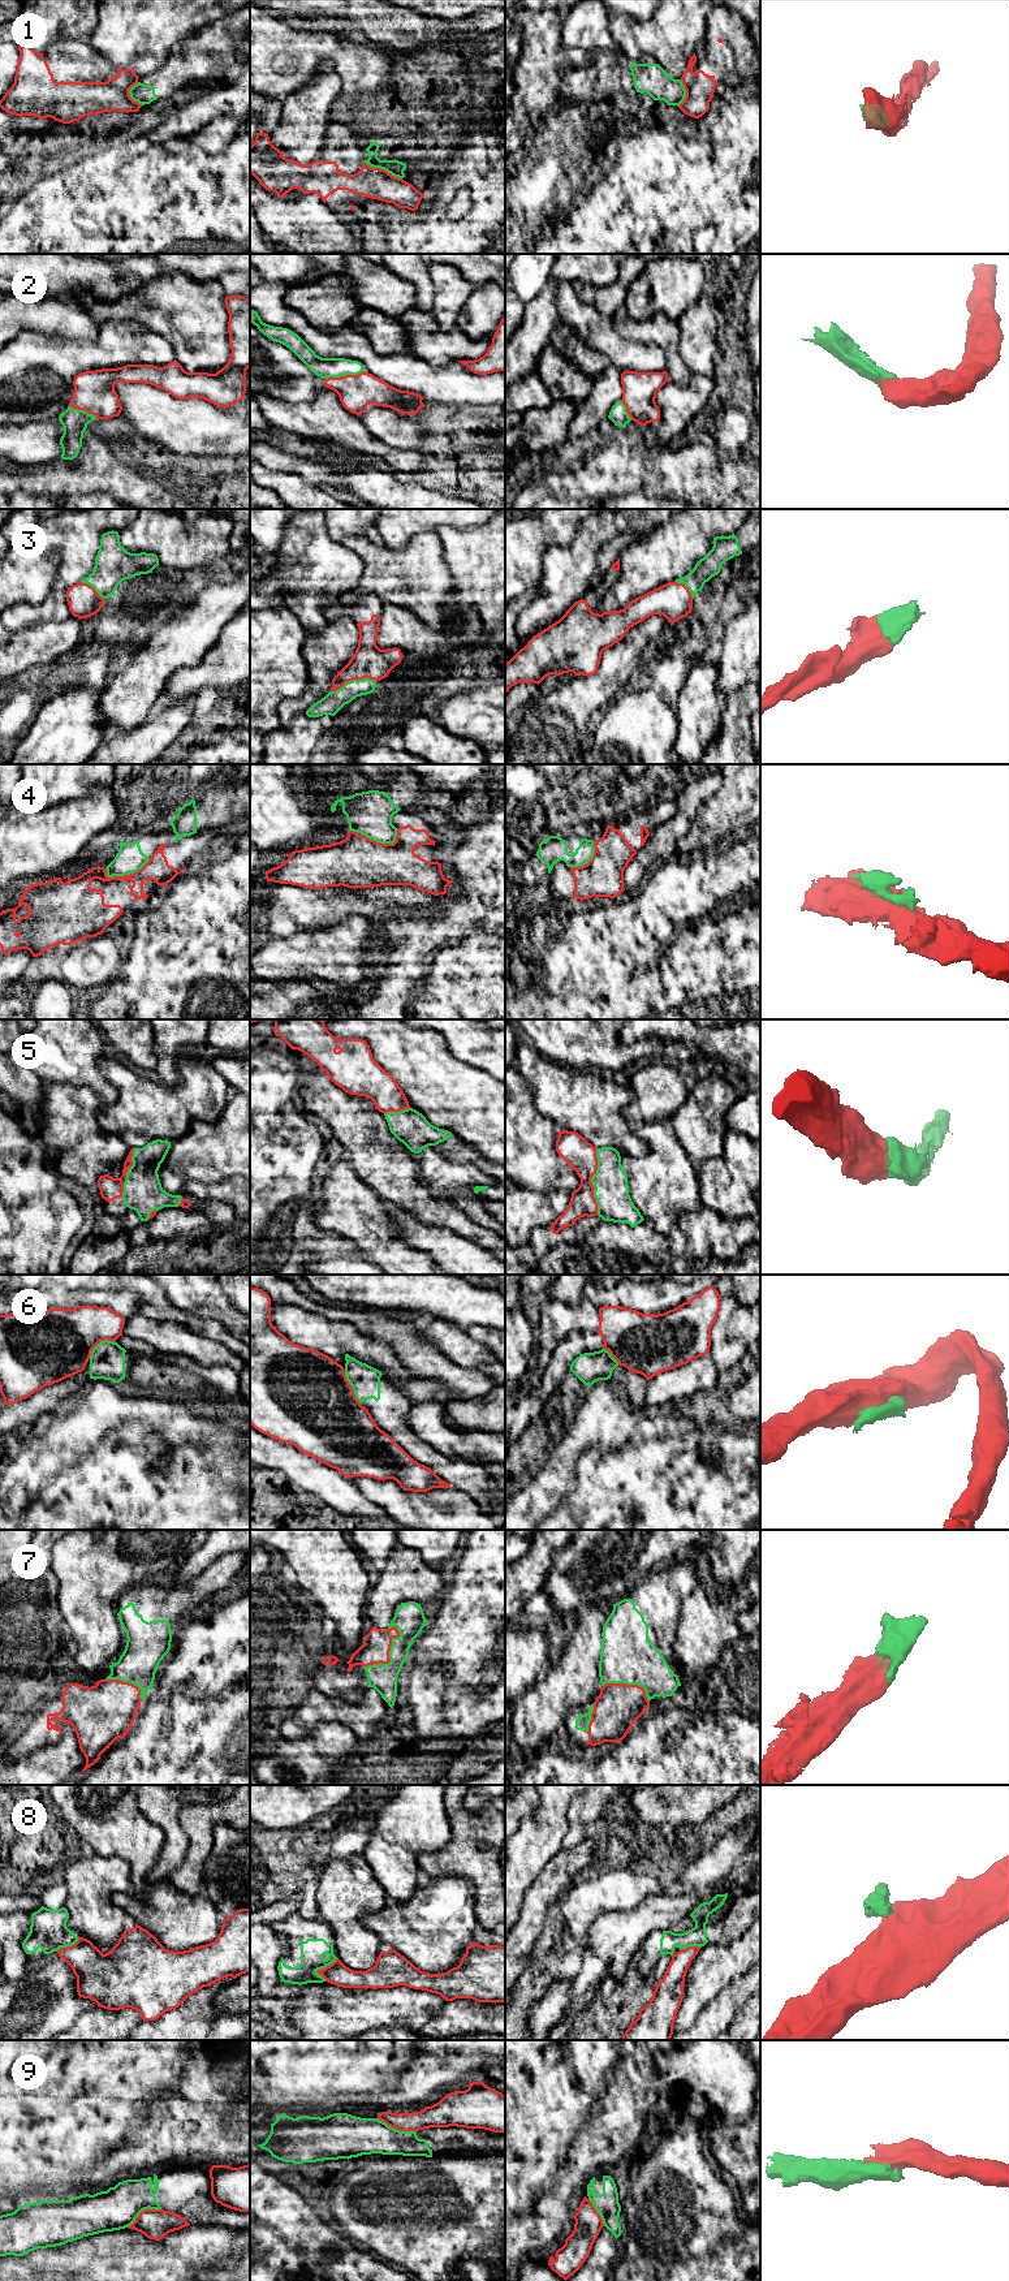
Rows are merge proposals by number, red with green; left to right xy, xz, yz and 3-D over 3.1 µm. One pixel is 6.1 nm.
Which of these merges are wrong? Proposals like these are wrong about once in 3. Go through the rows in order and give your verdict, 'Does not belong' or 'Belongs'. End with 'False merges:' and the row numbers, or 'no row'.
1: Does not belong
2: Belongs
3: Belongs
4: Does not belong
5: Belongs
6: Does not belong
7: Belongs
8: Does not belong
9: Does not belong
False merges: 1, 4, 6, 8, 9

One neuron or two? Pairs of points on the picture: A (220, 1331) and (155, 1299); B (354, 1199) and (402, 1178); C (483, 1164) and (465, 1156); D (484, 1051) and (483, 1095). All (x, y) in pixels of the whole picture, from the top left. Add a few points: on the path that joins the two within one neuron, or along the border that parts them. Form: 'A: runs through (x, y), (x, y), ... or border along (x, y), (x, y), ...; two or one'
A: runs through (205, 1327), (171, 1314); one
B: border along (352, 1168), (384, 1203); two
C: runs through (479, 1160), (469, 1156); one
D: border along (457, 1056), (491, 1076); two

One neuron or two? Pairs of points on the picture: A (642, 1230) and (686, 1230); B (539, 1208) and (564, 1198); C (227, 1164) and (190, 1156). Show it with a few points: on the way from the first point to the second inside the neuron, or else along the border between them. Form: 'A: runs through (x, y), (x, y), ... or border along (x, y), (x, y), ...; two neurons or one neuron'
A: runs through (652, 1240), (676, 1240); one neuron
B: runs through (546, 1208), (557, 1201); one neuron
C: runs through (218, 1156), (199, 1156); one neuron

